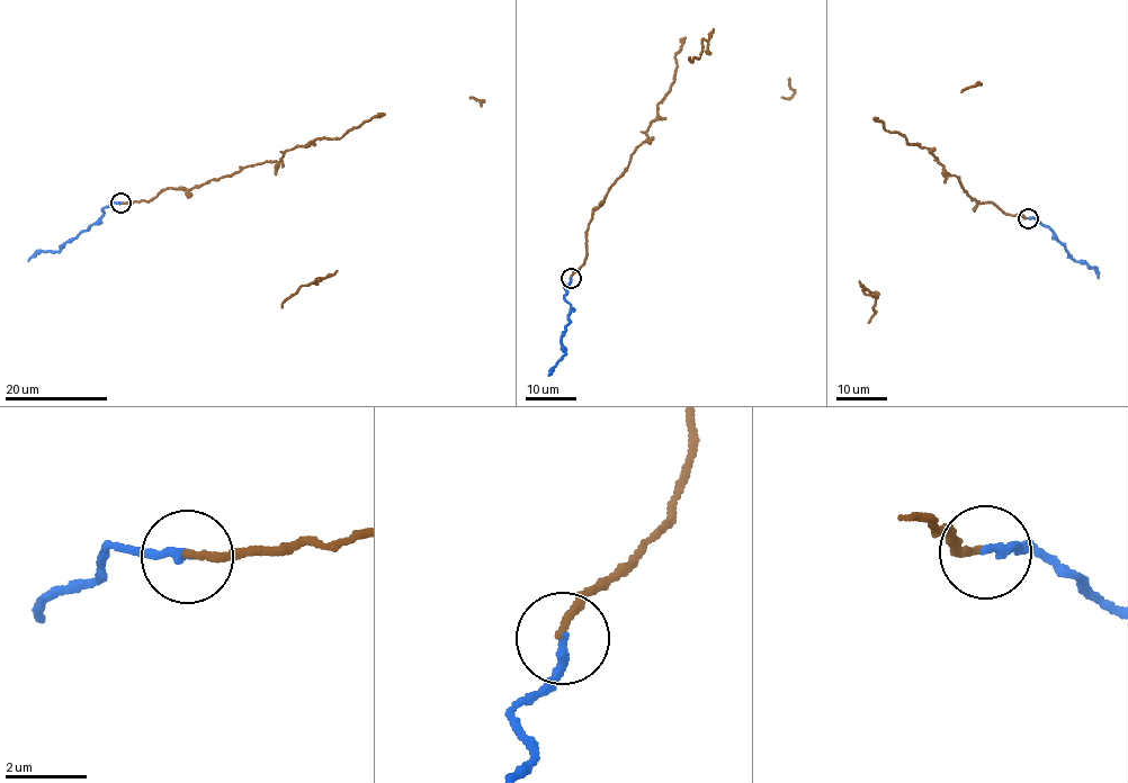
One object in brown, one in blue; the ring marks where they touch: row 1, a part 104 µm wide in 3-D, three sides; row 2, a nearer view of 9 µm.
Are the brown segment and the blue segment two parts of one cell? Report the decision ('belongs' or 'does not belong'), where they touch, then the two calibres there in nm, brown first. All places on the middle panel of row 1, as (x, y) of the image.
belongs | (571, 278) | 180/240 nm

